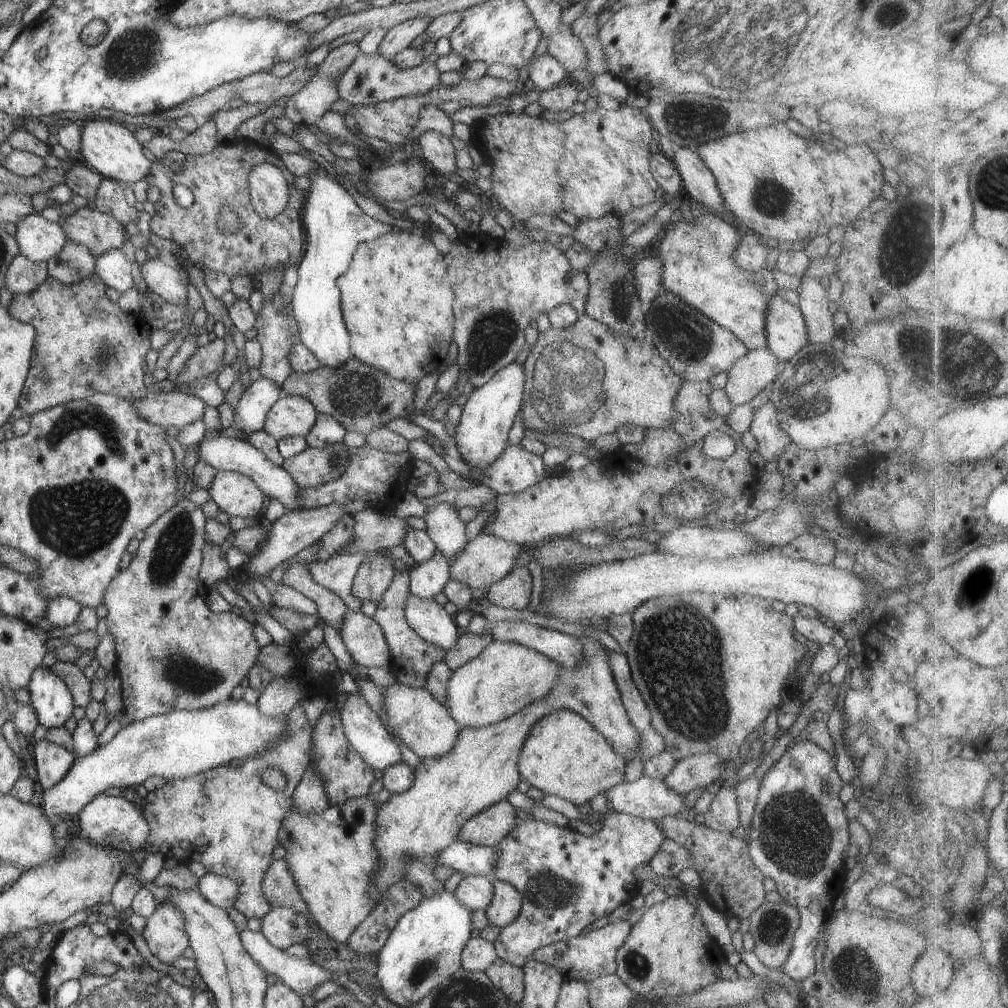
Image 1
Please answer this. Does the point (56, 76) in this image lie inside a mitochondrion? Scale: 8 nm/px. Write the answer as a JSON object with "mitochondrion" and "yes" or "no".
{"mitochondrion":"no"}

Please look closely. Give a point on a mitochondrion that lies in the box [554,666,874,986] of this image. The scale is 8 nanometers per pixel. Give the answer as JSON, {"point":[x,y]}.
{"point":[793,836]}

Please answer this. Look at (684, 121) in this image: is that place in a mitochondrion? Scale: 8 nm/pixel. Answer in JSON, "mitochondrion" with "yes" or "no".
{"mitochondrion":"yes"}

